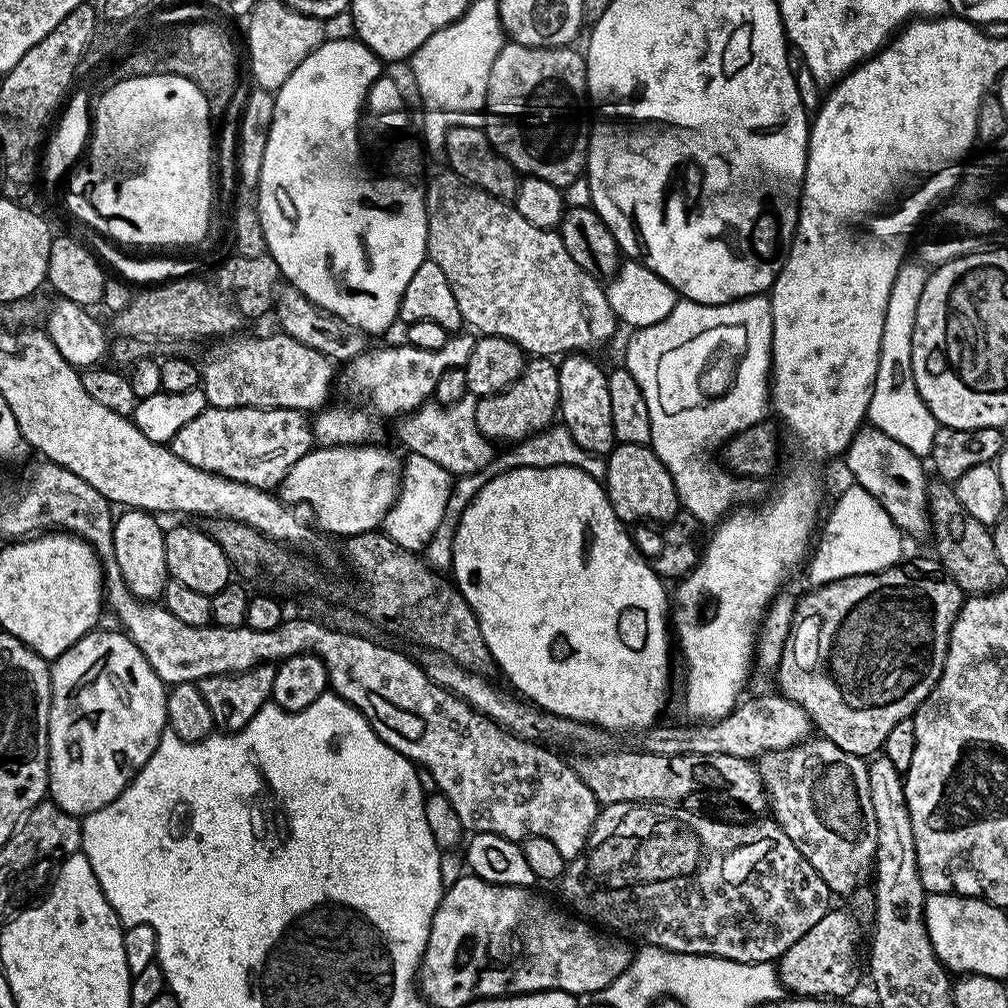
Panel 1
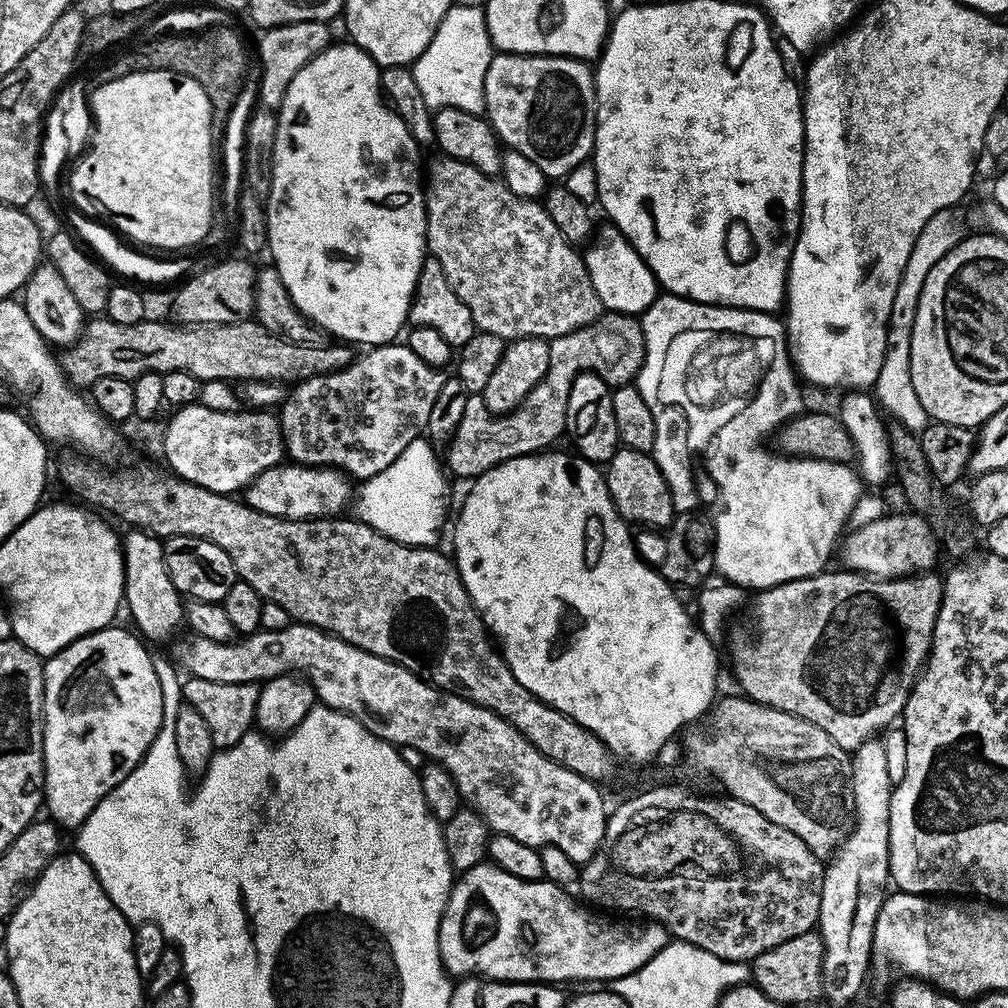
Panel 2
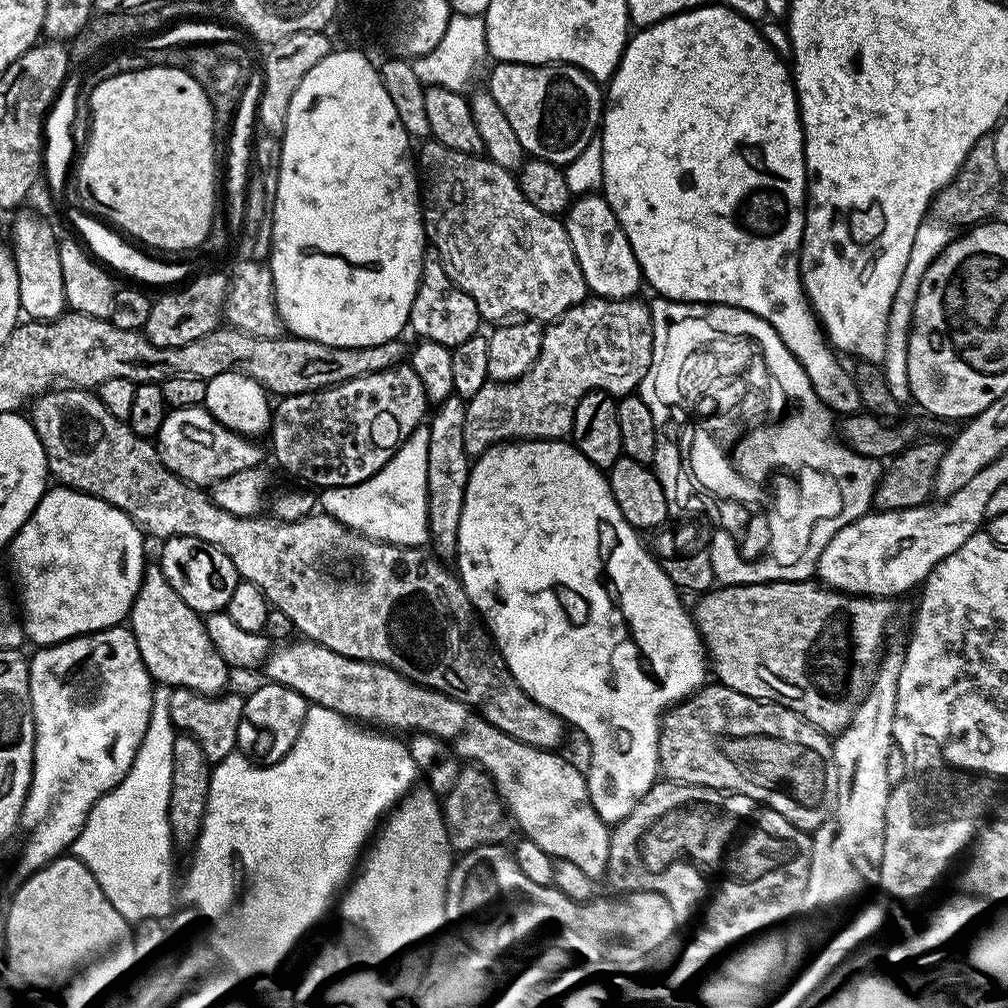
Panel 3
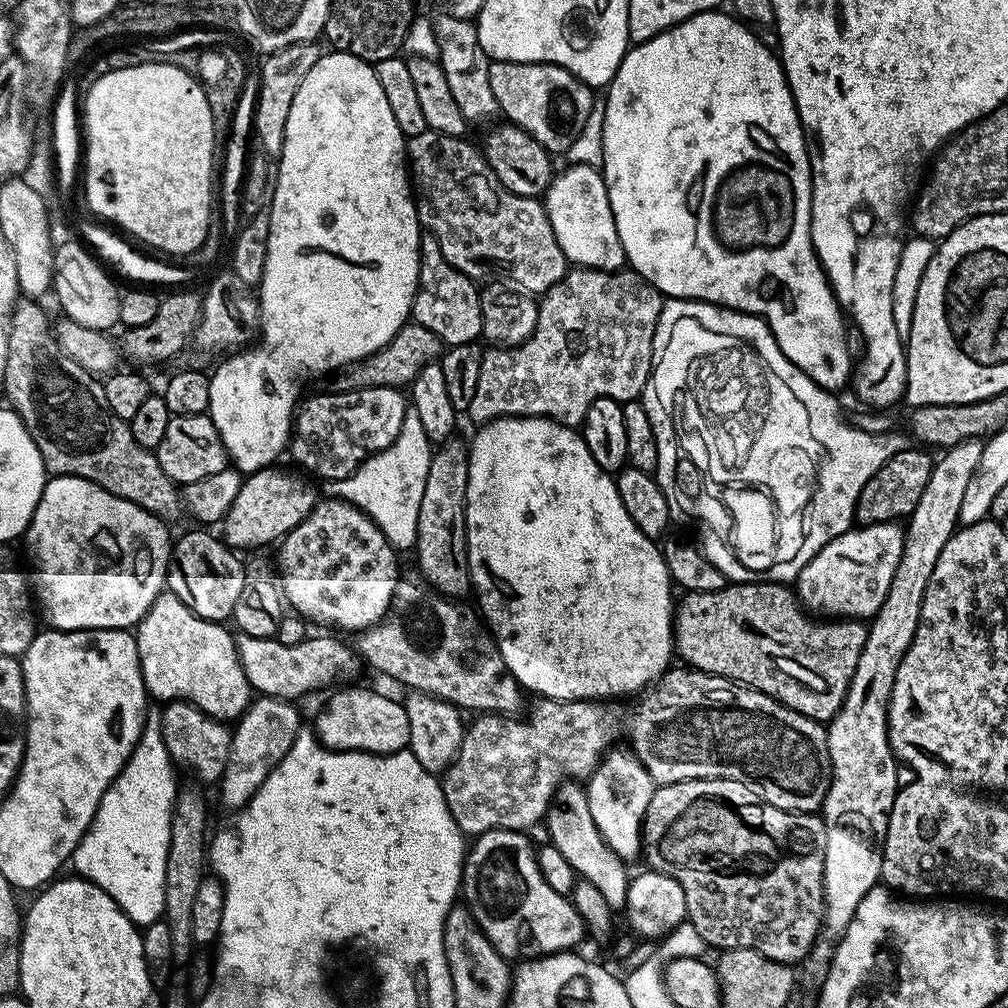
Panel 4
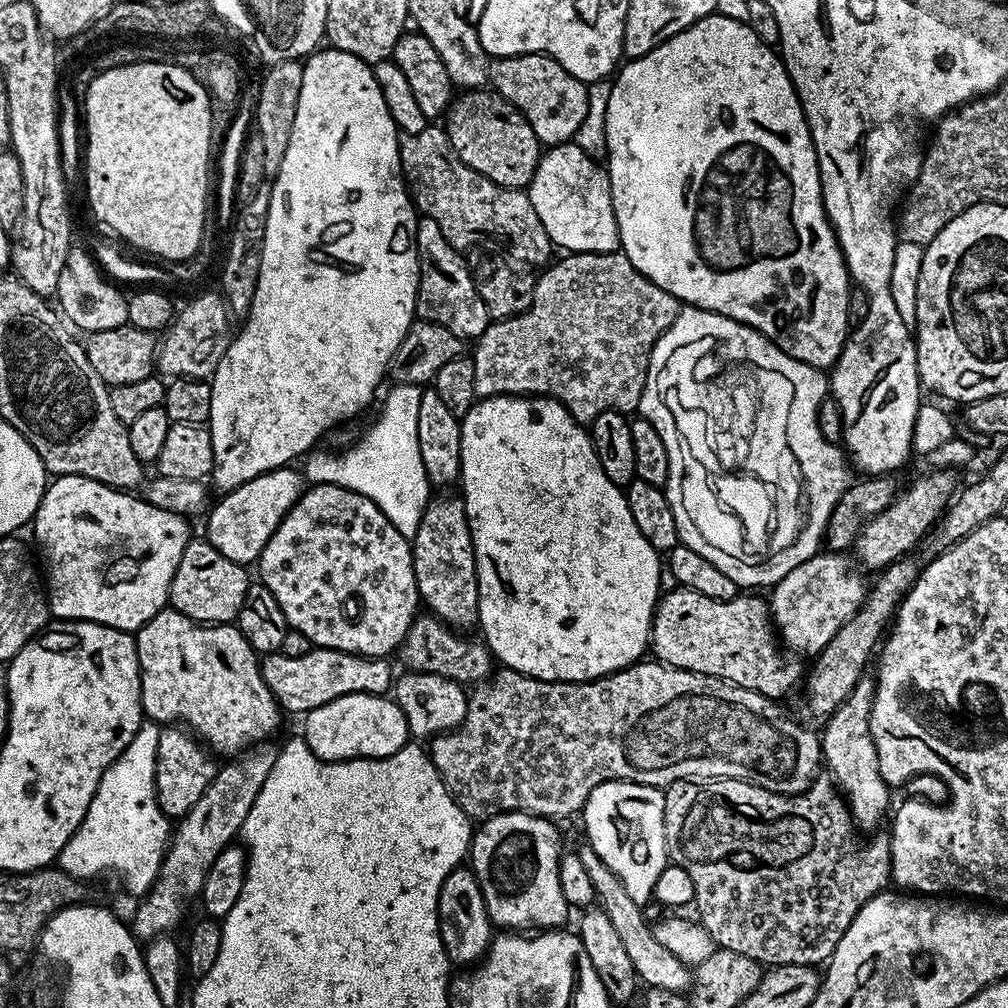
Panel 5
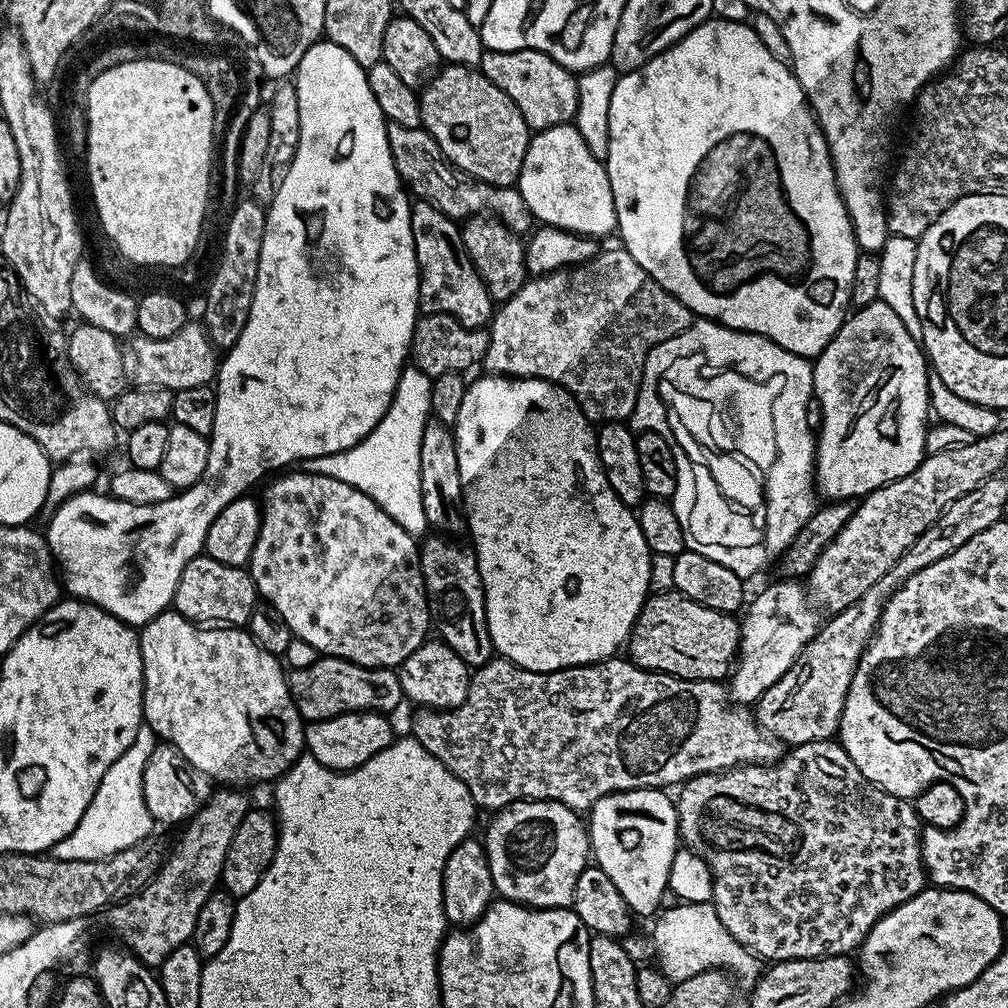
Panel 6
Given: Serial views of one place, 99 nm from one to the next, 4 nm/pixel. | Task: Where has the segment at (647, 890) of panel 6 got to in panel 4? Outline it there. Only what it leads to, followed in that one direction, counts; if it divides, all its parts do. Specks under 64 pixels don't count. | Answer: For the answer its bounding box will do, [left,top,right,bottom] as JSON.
[586,763,654,858]

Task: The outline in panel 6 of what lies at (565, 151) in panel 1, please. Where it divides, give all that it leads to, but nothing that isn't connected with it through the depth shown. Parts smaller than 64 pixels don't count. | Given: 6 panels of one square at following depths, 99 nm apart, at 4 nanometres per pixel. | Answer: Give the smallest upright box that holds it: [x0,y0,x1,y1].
[479,48,578,130]

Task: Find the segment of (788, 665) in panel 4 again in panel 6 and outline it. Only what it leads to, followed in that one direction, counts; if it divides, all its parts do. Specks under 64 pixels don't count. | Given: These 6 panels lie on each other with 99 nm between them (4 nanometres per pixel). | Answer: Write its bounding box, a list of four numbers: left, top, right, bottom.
[626,590,741,681]

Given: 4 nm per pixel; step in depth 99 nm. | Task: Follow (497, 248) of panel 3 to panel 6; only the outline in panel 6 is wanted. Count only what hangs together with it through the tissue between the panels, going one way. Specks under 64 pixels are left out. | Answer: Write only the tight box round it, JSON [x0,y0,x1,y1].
[388,124,534,234]

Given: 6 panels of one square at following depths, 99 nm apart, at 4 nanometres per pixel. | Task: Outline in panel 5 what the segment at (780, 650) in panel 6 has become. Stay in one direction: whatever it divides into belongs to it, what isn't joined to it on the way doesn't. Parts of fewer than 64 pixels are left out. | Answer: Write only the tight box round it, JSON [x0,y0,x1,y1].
[771,551,866,658]

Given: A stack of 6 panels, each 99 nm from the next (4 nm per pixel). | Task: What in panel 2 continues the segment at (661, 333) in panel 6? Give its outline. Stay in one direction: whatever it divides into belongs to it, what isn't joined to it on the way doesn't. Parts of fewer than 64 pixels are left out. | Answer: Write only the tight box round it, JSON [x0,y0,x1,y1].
[447,311,645,478]

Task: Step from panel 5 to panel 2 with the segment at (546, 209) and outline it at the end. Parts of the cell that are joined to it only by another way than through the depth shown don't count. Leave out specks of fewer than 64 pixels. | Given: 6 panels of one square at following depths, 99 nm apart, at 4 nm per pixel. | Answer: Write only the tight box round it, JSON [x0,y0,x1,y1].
[582,222,656,317]

